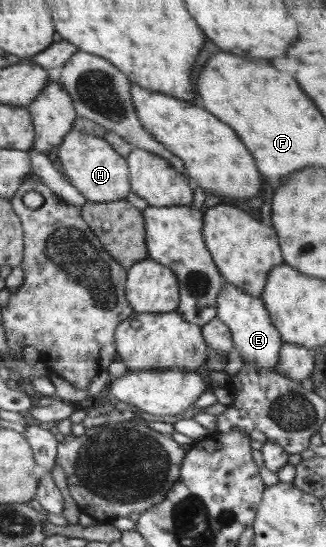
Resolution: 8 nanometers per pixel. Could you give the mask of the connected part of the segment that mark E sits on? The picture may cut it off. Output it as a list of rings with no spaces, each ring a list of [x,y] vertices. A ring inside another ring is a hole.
[[[224,281],[223,290],[220,290],[216,304],[218,314],[216,318],[224,321],[234,335],[234,346],[244,362],[258,367],[275,368],[279,364],[283,348],[282,334],[271,320],[271,315],[260,297],[252,296],[235,284]]]

